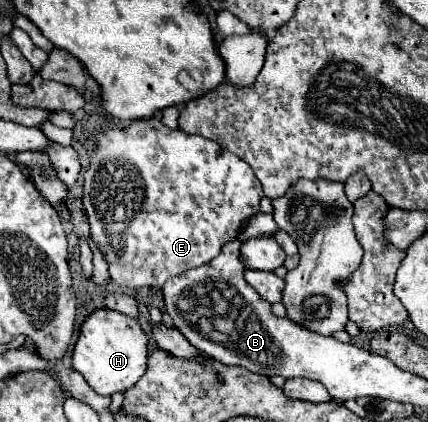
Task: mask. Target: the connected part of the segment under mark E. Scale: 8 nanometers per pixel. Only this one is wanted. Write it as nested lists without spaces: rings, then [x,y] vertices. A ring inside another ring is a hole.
[[[141,119],[141,121],[133,121],[127,129],[111,129],[105,133],[99,133],[95,139],[95,153],[89,161],[89,167],[83,175],[85,187],[83,187],[83,205],[89,213],[89,225],[91,225],[91,237],[95,239],[95,243],[99,245],[99,249],[103,251],[105,259],[109,261],[109,275],[113,281],[117,281],[123,287],[129,289],[139,289],[139,287],[153,287],[153,285],[163,285],[169,277],[181,275],[187,269],[199,267],[203,263],[209,263],[213,257],[217,257],[221,253],[221,247],[235,239],[243,227],[243,223],[259,213],[259,201],[263,199],[263,189],[261,183],[257,181],[257,177],[253,175],[251,167],[235,157],[233,153],[225,151],[223,147],[219,147],[215,141],[211,139],[201,139],[199,135],[187,135],[179,129],[169,129],[165,127],[159,119]]]

